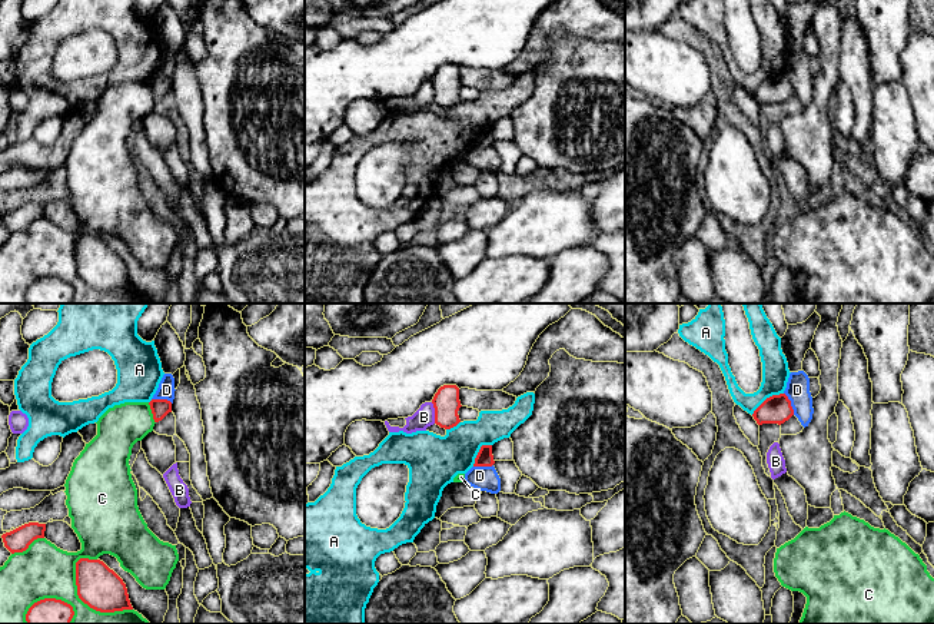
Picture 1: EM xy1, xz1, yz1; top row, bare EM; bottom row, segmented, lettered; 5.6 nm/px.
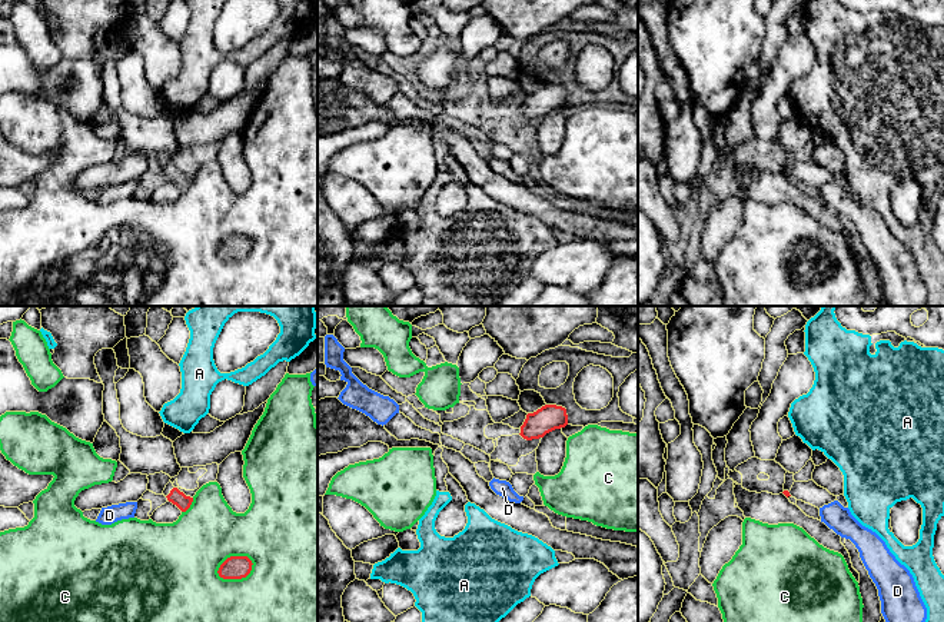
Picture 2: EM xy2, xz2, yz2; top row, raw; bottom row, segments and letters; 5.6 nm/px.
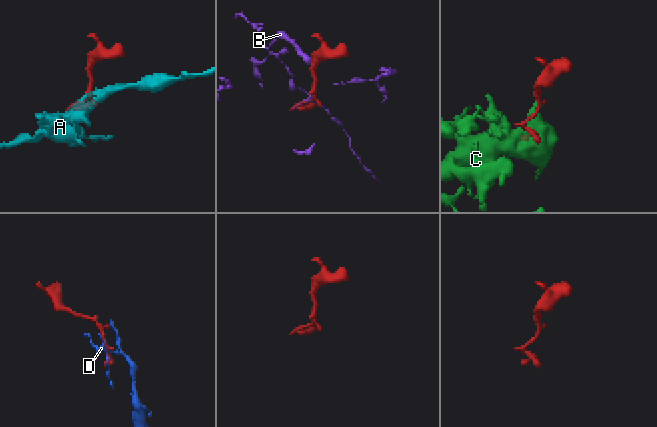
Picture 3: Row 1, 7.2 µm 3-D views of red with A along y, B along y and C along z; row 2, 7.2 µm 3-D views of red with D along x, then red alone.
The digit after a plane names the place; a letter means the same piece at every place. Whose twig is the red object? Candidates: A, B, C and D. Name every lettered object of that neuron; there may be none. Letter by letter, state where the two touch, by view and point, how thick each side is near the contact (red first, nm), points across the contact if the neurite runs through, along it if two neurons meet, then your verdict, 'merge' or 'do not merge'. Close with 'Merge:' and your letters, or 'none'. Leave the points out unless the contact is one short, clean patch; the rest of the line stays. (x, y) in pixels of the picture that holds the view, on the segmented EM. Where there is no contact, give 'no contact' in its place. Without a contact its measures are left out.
A: yz1 (767, 398) | 160/150 nm | do not merge
B: xz1 (435, 412) | 150/110 nm | do not merge
C: xy1 (89, 606) | 240/240 nm | do not merge
D: yz1 (790, 404) | 160/130 nm | along yz1 (784, 392), (794, 414) | do not merge
Merge: none

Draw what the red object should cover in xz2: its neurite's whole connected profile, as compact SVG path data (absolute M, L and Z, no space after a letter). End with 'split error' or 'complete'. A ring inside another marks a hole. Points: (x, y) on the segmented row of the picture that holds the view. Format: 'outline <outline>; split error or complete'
outline M545 405L534 413L528 413L521 426L521 436L526 440L544 438L546 433L568 425L566 409L556 405Z; complete

